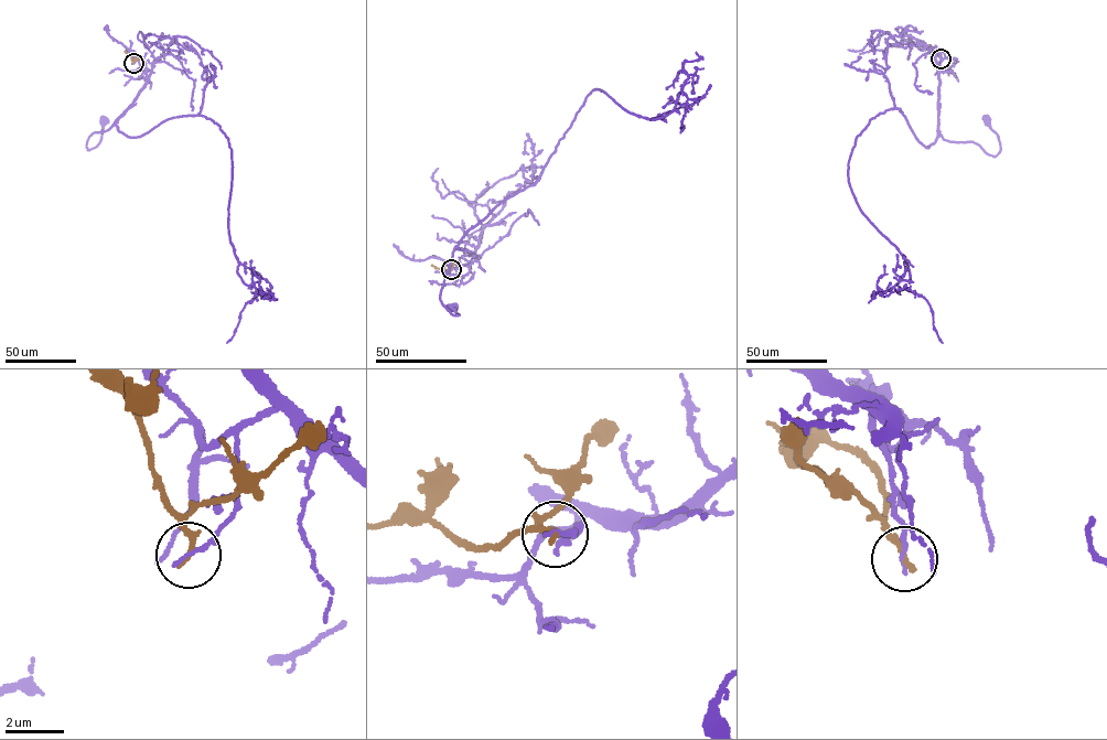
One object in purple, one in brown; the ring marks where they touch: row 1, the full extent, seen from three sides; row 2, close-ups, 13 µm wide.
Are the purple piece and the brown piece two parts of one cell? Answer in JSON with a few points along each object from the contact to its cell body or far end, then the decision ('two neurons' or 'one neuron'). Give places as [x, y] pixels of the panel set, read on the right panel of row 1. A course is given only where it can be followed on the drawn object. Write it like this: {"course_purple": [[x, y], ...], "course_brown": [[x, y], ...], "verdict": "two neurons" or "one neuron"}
{"course_purple": [[941, 59], [938, 50], [937, 126], [944, 139], [970, 141], [996, 156], [1000, 148], [998, 136], [986, 120]], "course_brown": [[941, 59], [928, 45]], "verdict": "two neurons"}

